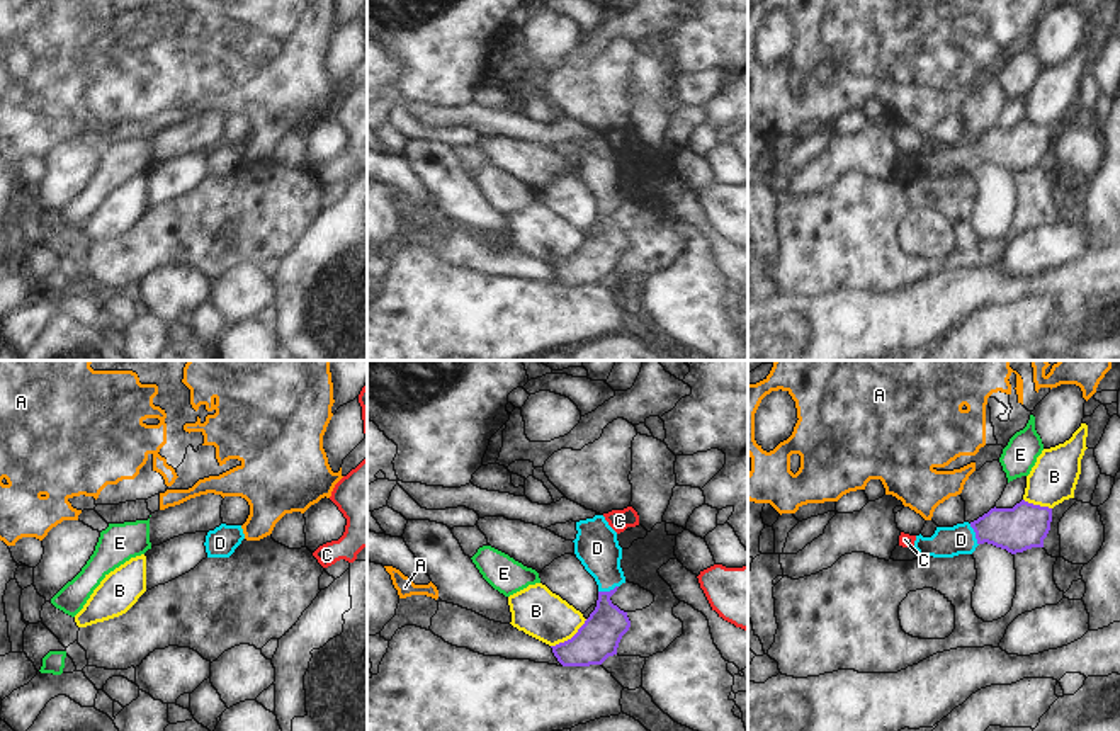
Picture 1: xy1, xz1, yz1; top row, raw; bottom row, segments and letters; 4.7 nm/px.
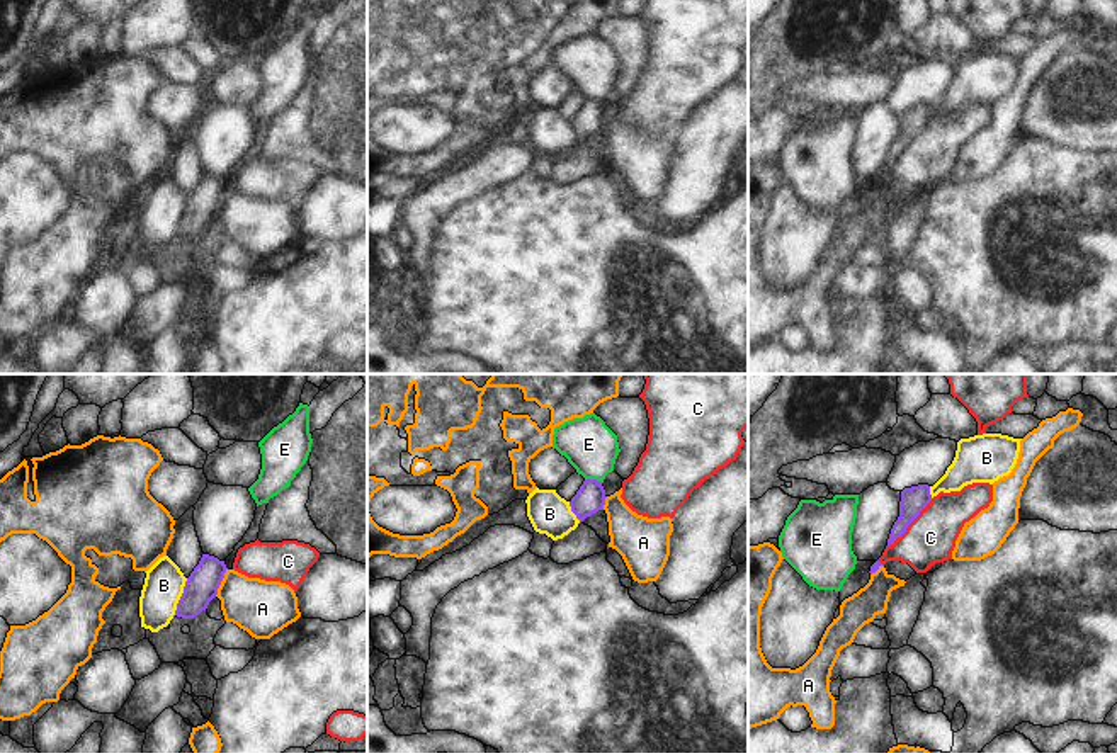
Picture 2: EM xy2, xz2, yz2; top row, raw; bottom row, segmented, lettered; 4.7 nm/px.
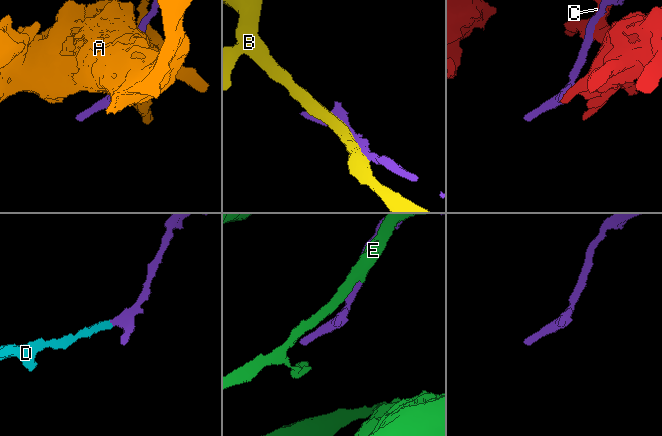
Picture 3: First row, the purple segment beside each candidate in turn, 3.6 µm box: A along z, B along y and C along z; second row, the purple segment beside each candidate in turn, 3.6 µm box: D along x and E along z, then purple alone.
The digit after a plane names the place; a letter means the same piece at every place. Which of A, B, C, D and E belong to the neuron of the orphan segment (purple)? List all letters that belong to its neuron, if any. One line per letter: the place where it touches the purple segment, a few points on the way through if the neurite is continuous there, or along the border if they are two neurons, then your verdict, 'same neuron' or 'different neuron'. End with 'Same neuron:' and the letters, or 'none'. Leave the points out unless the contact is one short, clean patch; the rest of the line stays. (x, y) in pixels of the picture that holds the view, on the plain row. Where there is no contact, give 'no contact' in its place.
A: meets purple in xy2 at (221, 199); border along xy2 (226, 187), (215, 215); different neuron
B: meets purple in xz1 at (571, 257); different neuron
C: meets purple in yz2 at (910, 141); different neuron
D: meets purple in yz1 at (976, 153); runs through yz1 (1025, 145), (989, 147), (976, 153), (961, 158); same neuron
E: meets purple in xz2 at (594, 99); different neuron
Same neuron: D

